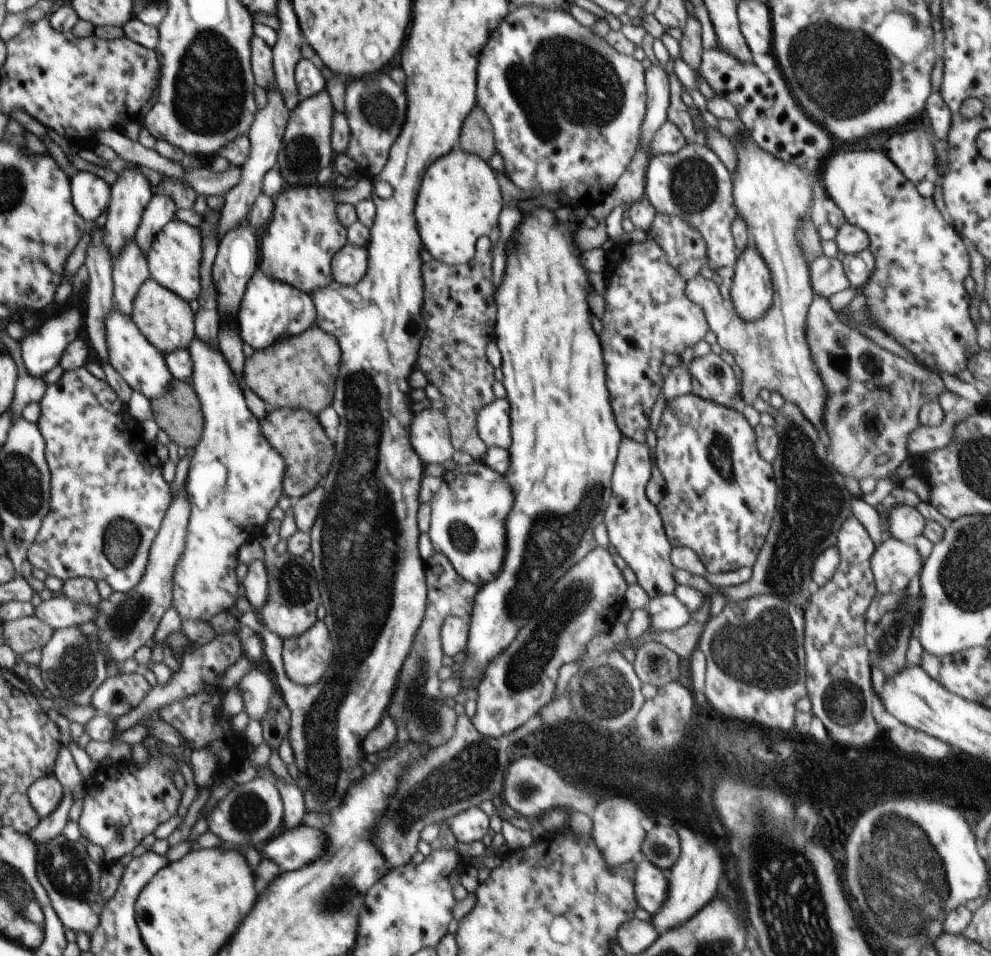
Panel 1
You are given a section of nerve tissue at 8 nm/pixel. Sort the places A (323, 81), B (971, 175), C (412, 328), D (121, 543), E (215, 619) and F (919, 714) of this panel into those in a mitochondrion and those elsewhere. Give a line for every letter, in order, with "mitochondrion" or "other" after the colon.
A: other
B: other
C: other
D: mitochondrion
E: other
F: other

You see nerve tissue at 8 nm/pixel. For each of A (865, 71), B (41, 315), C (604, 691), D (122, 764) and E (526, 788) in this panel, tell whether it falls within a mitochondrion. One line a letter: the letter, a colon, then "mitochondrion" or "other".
A: mitochondrion
B: other
C: mitochondrion
D: other
E: mitochondrion

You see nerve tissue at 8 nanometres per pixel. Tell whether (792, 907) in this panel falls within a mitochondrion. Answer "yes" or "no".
yes

